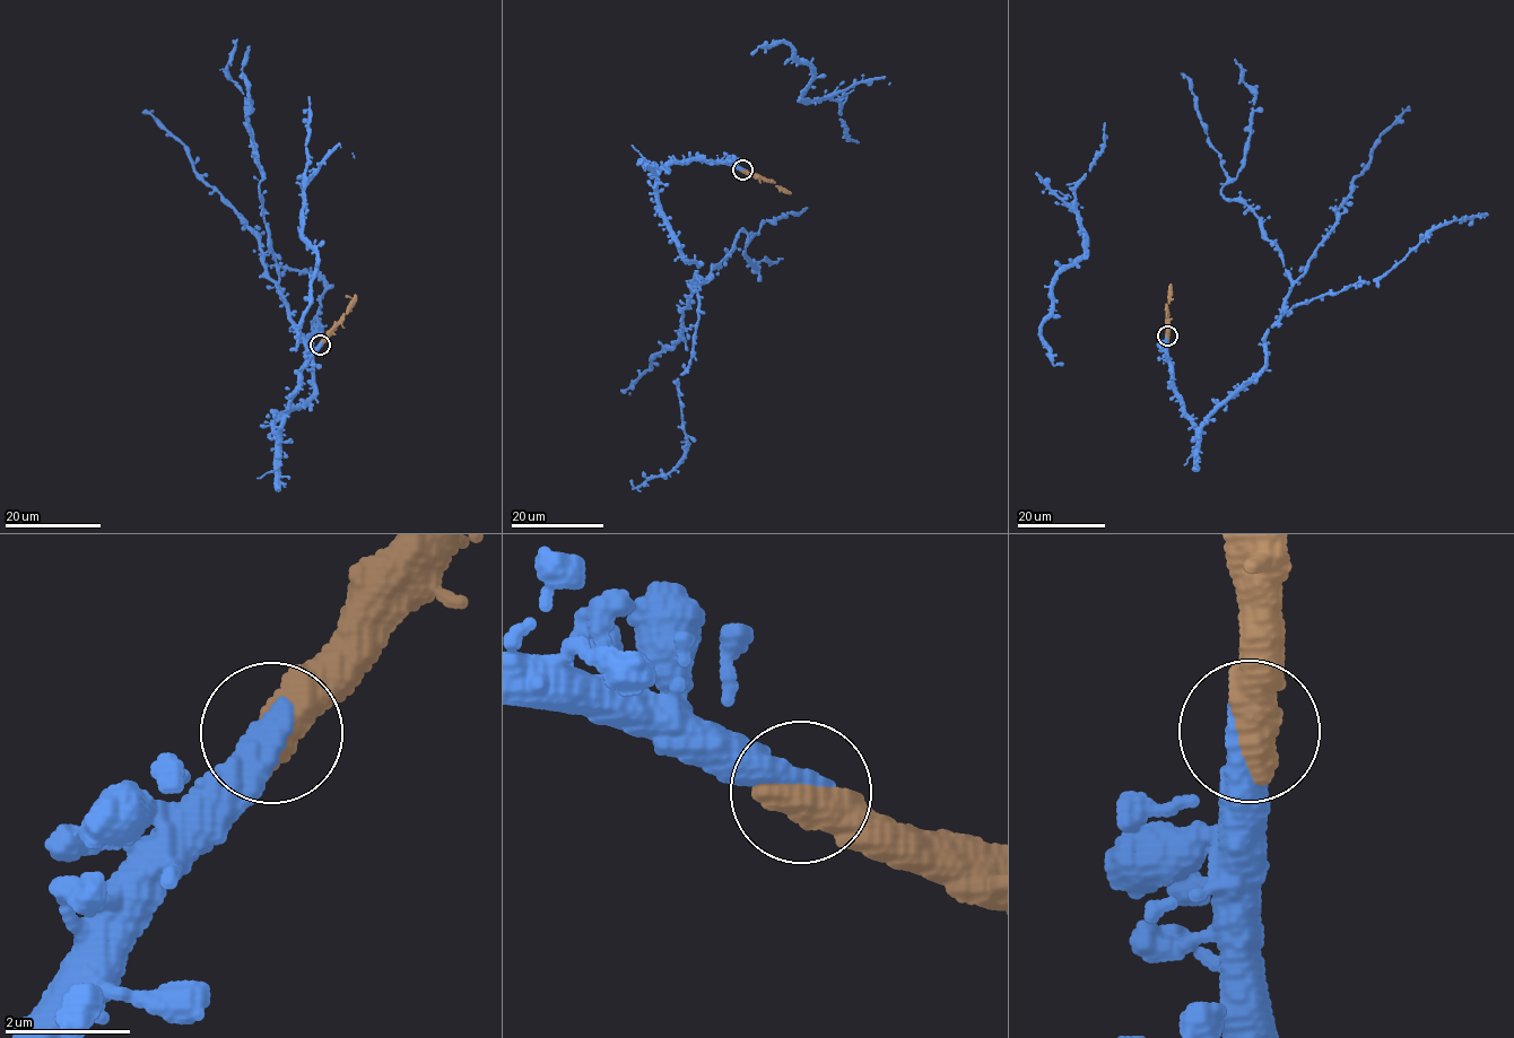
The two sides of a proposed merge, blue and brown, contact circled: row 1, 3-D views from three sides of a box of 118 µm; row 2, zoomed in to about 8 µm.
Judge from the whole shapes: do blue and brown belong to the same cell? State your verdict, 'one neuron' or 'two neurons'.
one neuron

